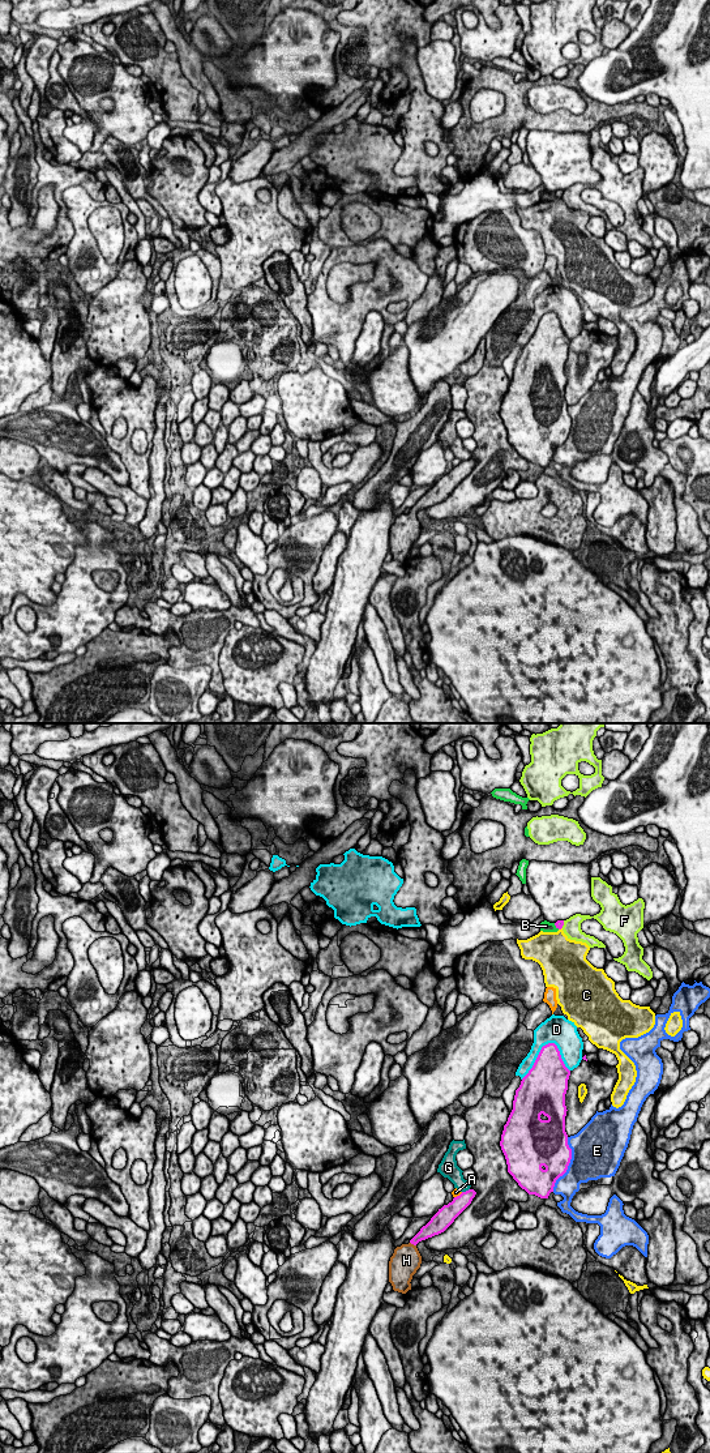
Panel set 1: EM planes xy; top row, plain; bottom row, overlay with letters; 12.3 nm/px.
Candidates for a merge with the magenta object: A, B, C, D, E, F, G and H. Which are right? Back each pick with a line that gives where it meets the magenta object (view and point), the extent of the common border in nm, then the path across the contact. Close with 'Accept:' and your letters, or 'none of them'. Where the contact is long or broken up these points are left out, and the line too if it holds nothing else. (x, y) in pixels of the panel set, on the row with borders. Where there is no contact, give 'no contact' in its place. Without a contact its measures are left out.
H: xy (413, 1243) | 100 nm | across xy (427, 1231), (413, 1243), (406, 1260)
Accept: H

